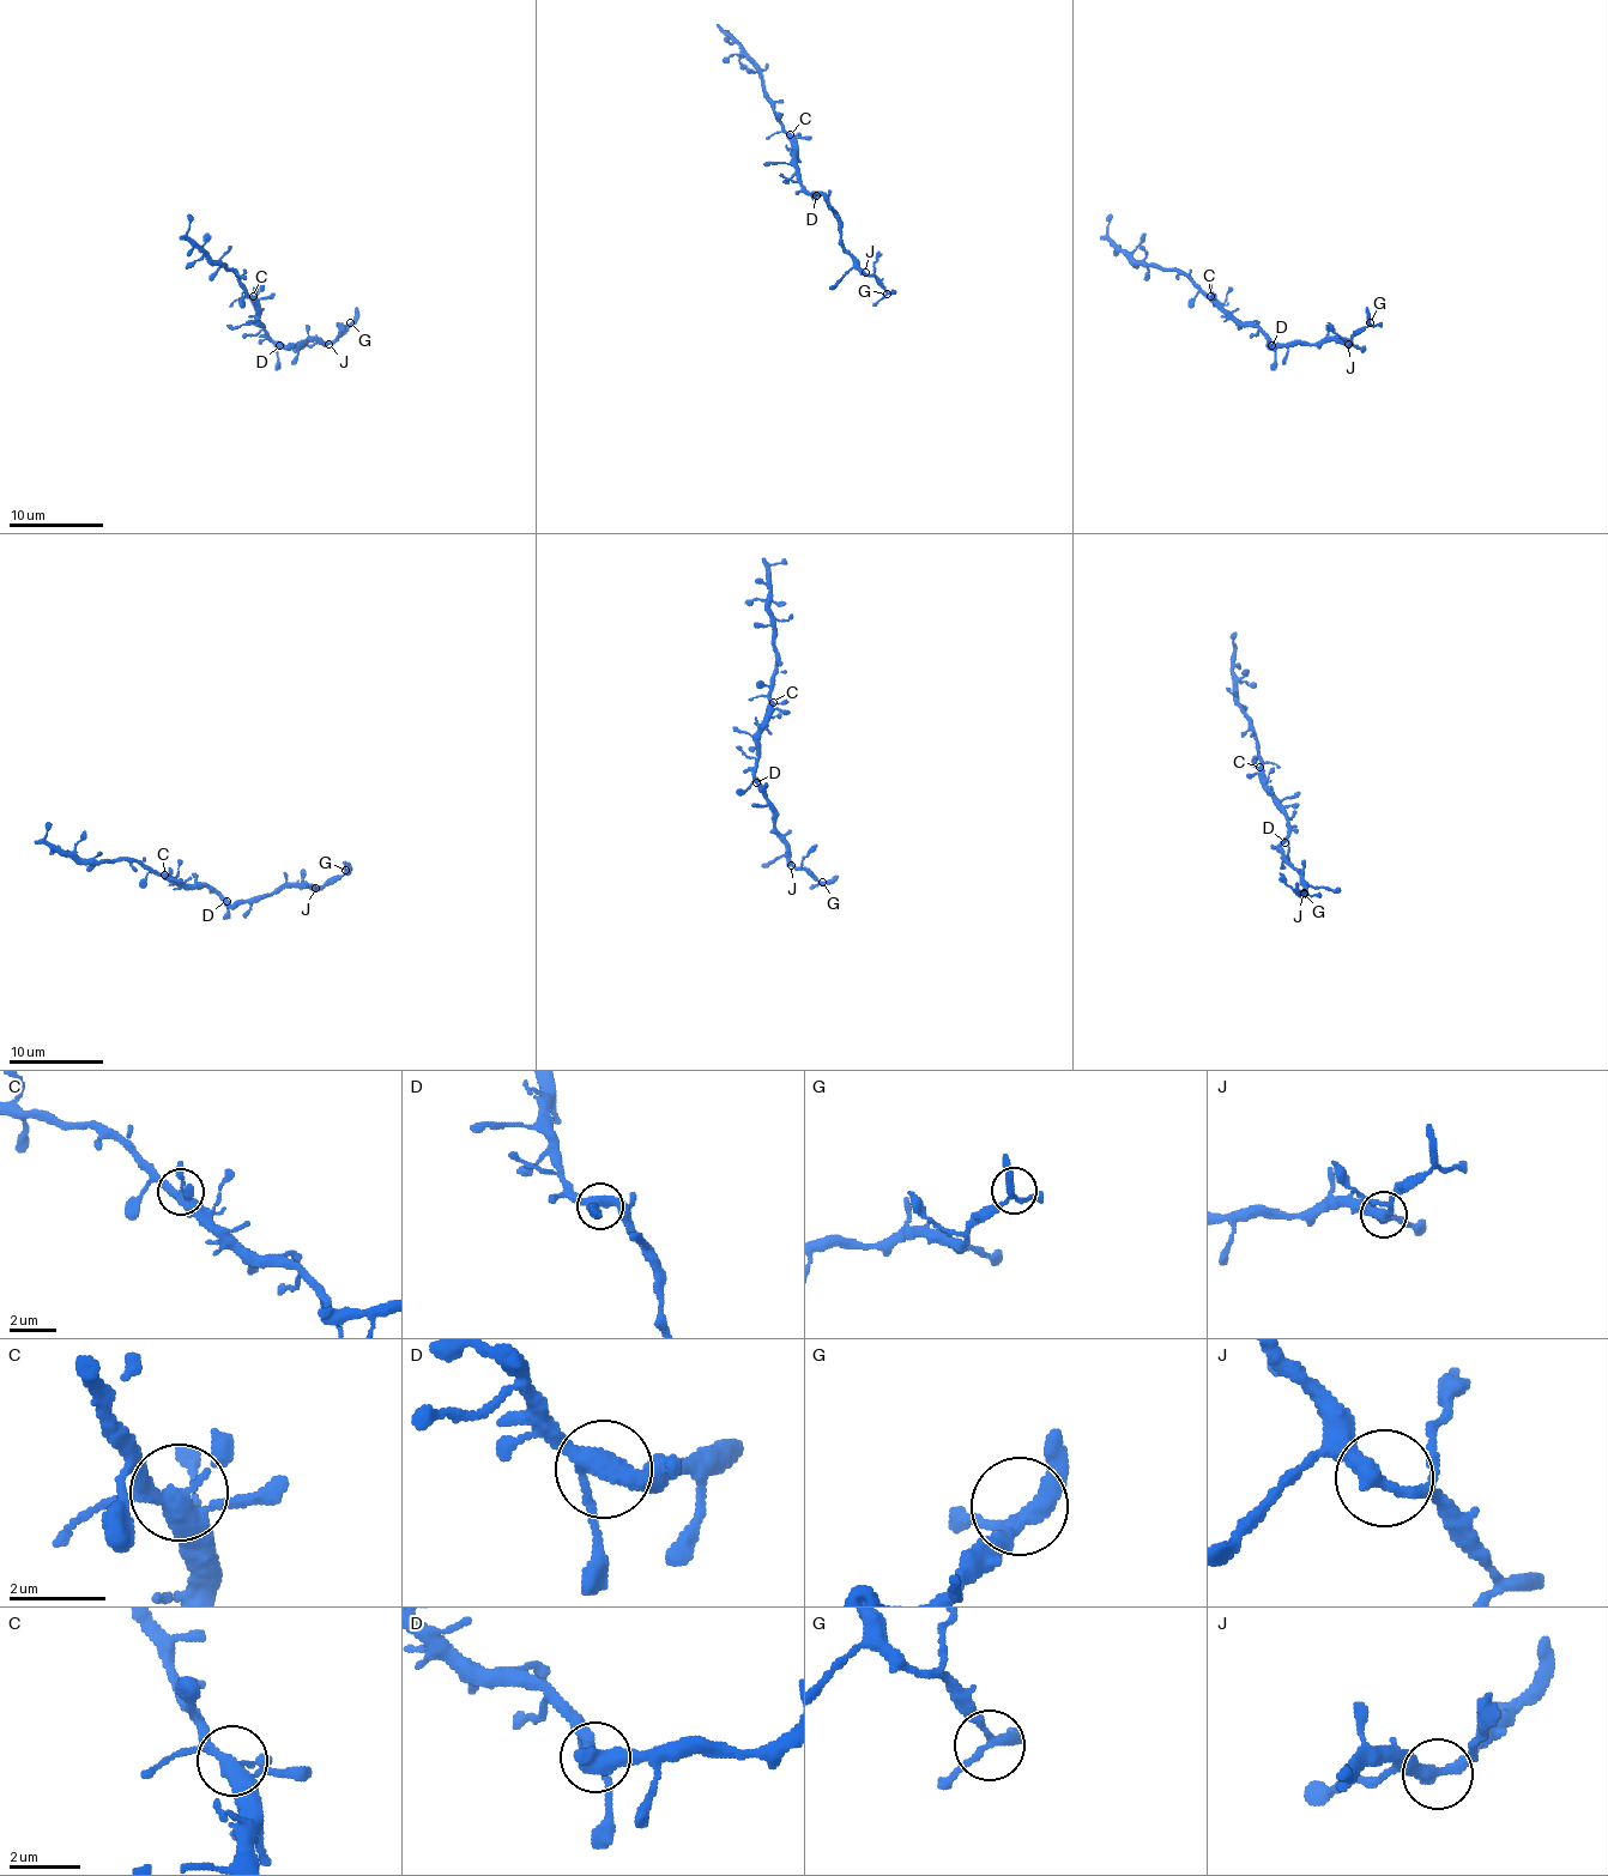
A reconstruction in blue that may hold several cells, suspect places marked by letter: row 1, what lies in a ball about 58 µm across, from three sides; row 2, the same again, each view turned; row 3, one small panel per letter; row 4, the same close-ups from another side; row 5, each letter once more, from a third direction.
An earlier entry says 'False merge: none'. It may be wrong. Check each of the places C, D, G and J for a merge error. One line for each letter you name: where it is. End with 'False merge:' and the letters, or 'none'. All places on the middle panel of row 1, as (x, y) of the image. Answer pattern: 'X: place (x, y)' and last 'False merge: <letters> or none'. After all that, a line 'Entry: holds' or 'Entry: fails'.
False merge: none
Entry: holds

